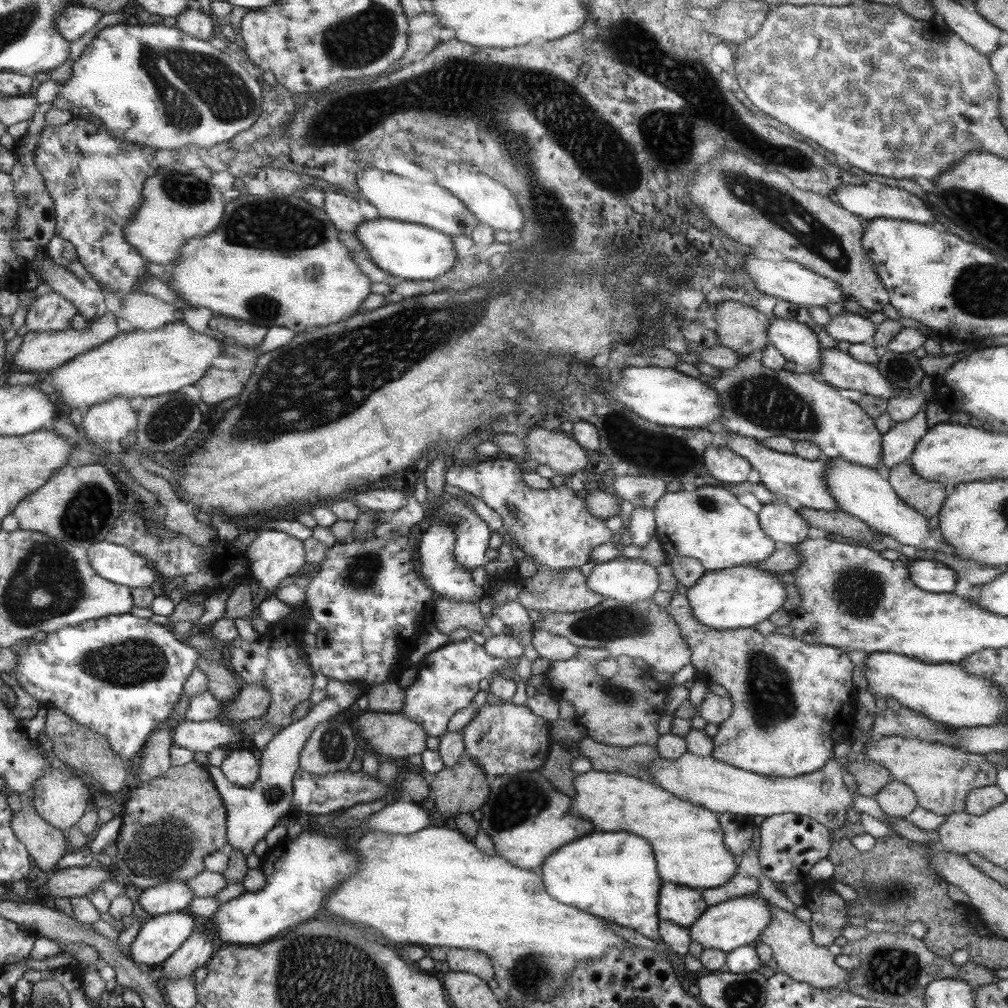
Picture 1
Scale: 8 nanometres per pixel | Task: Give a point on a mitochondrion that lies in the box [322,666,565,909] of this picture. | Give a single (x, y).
(527, 798)

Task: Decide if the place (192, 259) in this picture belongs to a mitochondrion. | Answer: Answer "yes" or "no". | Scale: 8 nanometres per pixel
no

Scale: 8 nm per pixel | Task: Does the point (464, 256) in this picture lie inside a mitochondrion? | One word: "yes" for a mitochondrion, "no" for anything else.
no

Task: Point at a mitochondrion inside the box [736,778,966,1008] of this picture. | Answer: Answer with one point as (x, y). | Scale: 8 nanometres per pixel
(893, 971)

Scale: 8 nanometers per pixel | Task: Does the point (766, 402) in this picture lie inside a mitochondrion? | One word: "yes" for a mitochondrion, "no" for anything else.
yes

